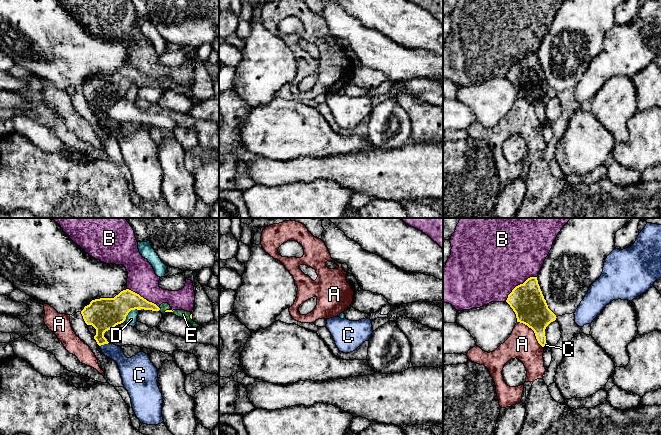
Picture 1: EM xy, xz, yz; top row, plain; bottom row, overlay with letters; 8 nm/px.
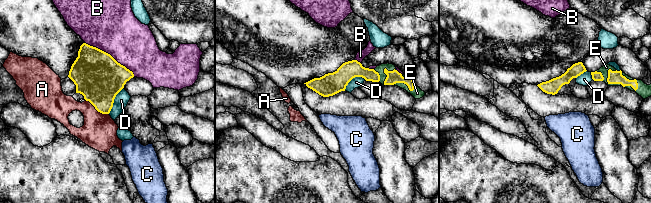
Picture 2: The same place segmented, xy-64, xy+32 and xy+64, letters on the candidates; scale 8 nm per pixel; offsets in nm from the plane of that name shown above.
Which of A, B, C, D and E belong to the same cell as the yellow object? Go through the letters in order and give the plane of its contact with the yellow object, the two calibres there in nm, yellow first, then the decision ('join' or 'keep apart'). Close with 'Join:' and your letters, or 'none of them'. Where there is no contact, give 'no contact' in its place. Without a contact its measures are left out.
A: contact in yz; calibres 280 and 240 nm; keep apart
B: contact in yz; calibres 280 and 500 nm; keep apart
C: contact in xy; calibres 260 and 130 nm; keep apart
D: contact in xy; calibres 260 and 90 nm; keep apart
E: contact in xy; calibres 20 and 70 nm; join
Join: E

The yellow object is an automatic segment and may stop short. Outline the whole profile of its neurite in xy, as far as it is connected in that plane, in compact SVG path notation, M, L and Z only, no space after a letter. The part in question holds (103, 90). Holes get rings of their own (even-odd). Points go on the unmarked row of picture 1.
M126 65L121 67L114 74L100 74L90 78L81 87L87 101L96 105L94 115L99 122L108 120L104 109L113 105L116 101L125 97L131 86L152 86L159 87L160 84L141 73L139 70Z

